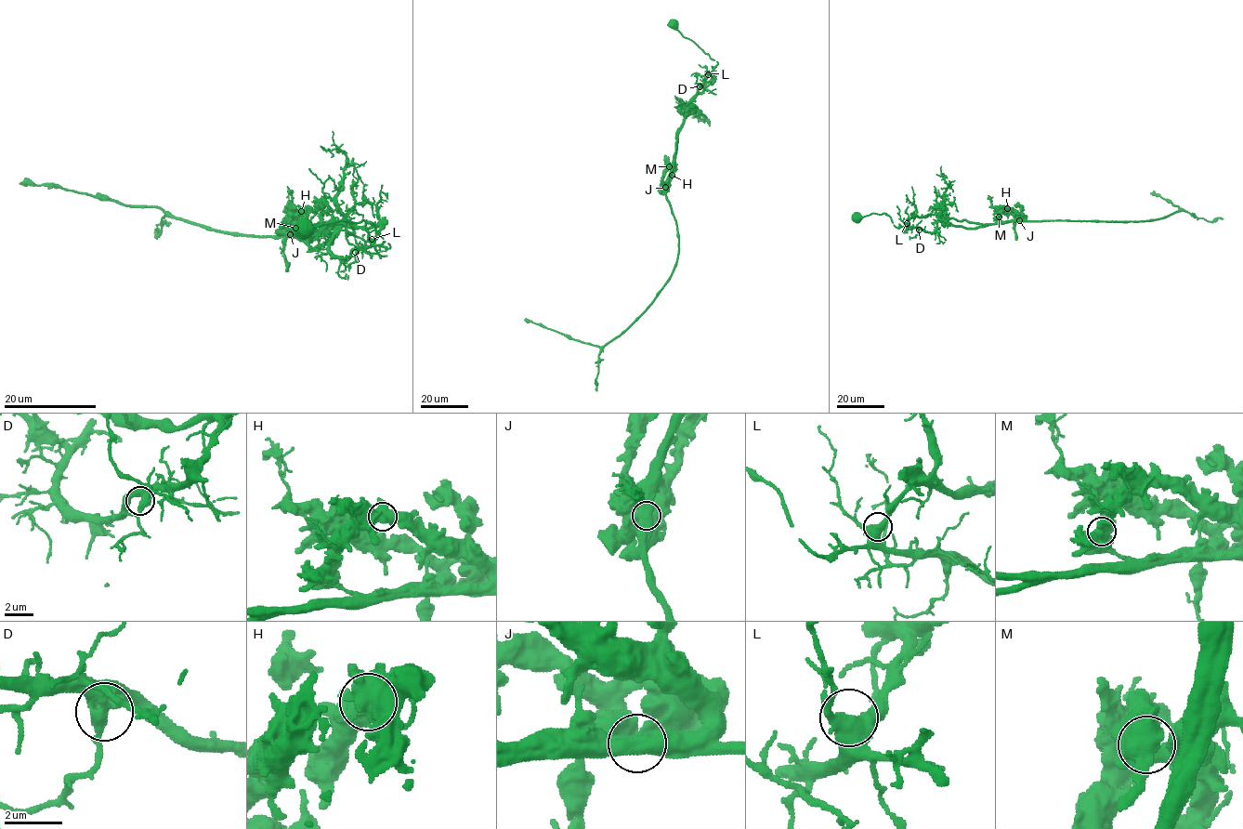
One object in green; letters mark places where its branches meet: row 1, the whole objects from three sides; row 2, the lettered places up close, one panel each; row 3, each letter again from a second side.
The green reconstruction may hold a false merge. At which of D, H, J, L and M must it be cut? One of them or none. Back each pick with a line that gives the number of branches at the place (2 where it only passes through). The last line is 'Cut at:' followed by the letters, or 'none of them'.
J: 3 branches meet
Cut at: J

